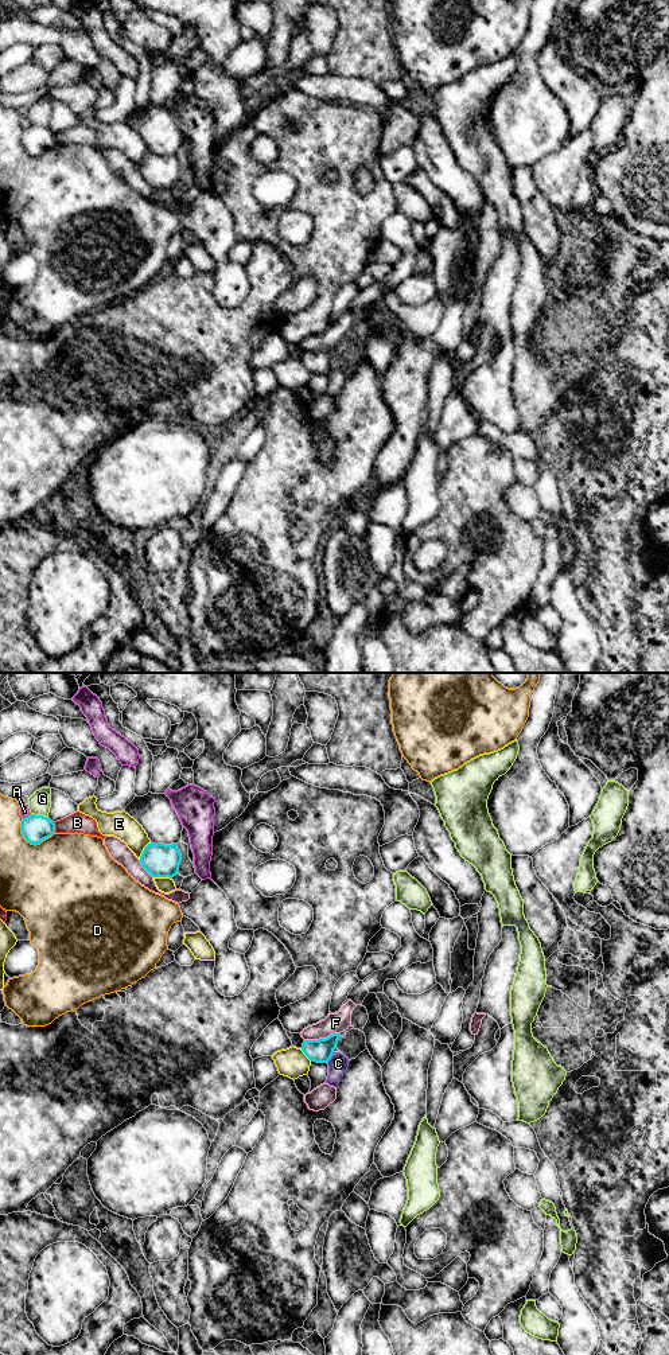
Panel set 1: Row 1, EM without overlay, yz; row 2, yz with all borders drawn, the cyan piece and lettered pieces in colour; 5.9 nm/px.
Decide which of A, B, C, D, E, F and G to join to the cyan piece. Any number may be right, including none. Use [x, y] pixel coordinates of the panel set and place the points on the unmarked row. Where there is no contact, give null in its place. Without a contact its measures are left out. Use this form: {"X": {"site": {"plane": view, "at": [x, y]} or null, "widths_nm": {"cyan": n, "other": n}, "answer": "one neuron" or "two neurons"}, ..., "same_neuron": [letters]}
{"A": {"site": {"plane": "yz", "at": [26, 128]}, "widths_nm": {"cyan": 160, "other": 60}, "answer": "two neurons"}, "B": {"site": {"plane": "yz", "at": [54, 139]}, "widths_nm": {"cyan": 160, "other": 120}, "answer": "two neurons"}, "C": {"site": {"plane": "yz", "at": [330, 369]}, "widths_nm": {"cyan": 140, "other": 120}, "answer": "two neurons"}, "D": {"site": {"plane": "yz", "at": [31, 154]}, "widths_nm": {"cyan": 160, "other": 460}, "answer": "two neurons"}, "E": {"site": {"plane": "yz", "at": [143, 162]}, "widths_nm": {"cyan": 200, "other": 160}, "answer": "two neurons"}, "F": {"site": {"plane": "yz", "at": [322, 350]}, "widths_nm": {"cyan": 140, "other": 130}, "answer": "two neurons"}, "G": {"site": {"plane": "yz", "at": [39, 127]}, "widths_nm": {"cyan": 160, "other": 140}, "answer": "two neurons"}, "same_neuron": []}

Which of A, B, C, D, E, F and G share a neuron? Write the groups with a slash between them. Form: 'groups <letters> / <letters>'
groups A / B / C / D / E / F / G

